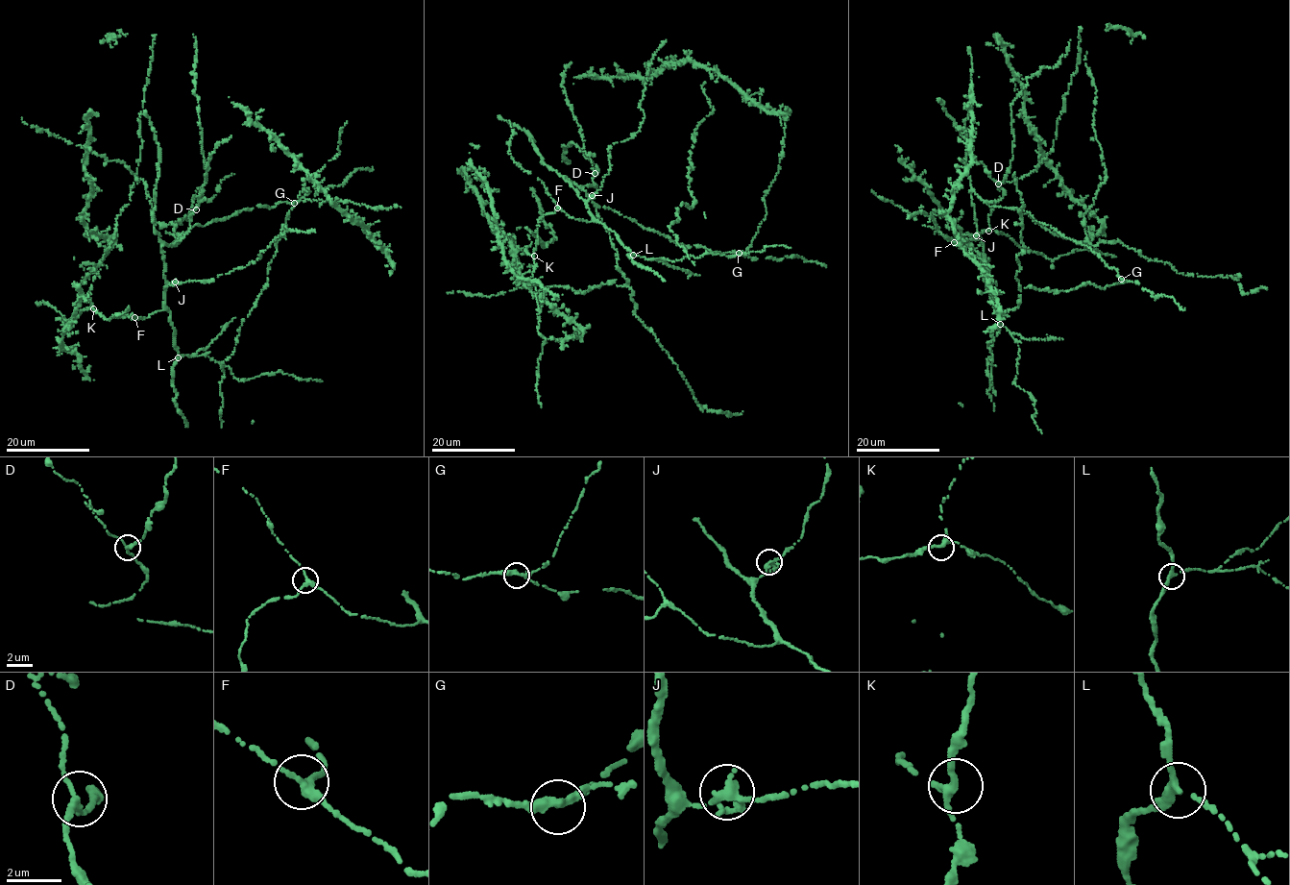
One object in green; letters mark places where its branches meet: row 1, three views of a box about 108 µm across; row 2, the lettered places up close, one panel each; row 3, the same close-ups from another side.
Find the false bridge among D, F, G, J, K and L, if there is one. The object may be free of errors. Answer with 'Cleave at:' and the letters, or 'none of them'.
Cleave at: none of them

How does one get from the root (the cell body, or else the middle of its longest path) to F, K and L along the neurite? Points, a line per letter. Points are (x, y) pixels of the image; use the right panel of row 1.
F: (978, 229), (983, 242), (983, 260), (970, 256), (954, 242)
K: (978, 229), (983, 242), (982, 260), (957, 245), (954, 235), (957, 233), (972, 234), (988, 231)
L: (978, 229), (983, 242), (992, 306), (1000, 324)

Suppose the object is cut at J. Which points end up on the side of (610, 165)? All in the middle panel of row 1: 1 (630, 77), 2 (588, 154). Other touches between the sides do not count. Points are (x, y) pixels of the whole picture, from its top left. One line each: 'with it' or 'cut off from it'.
1: cut off from it
2: cut off from it

